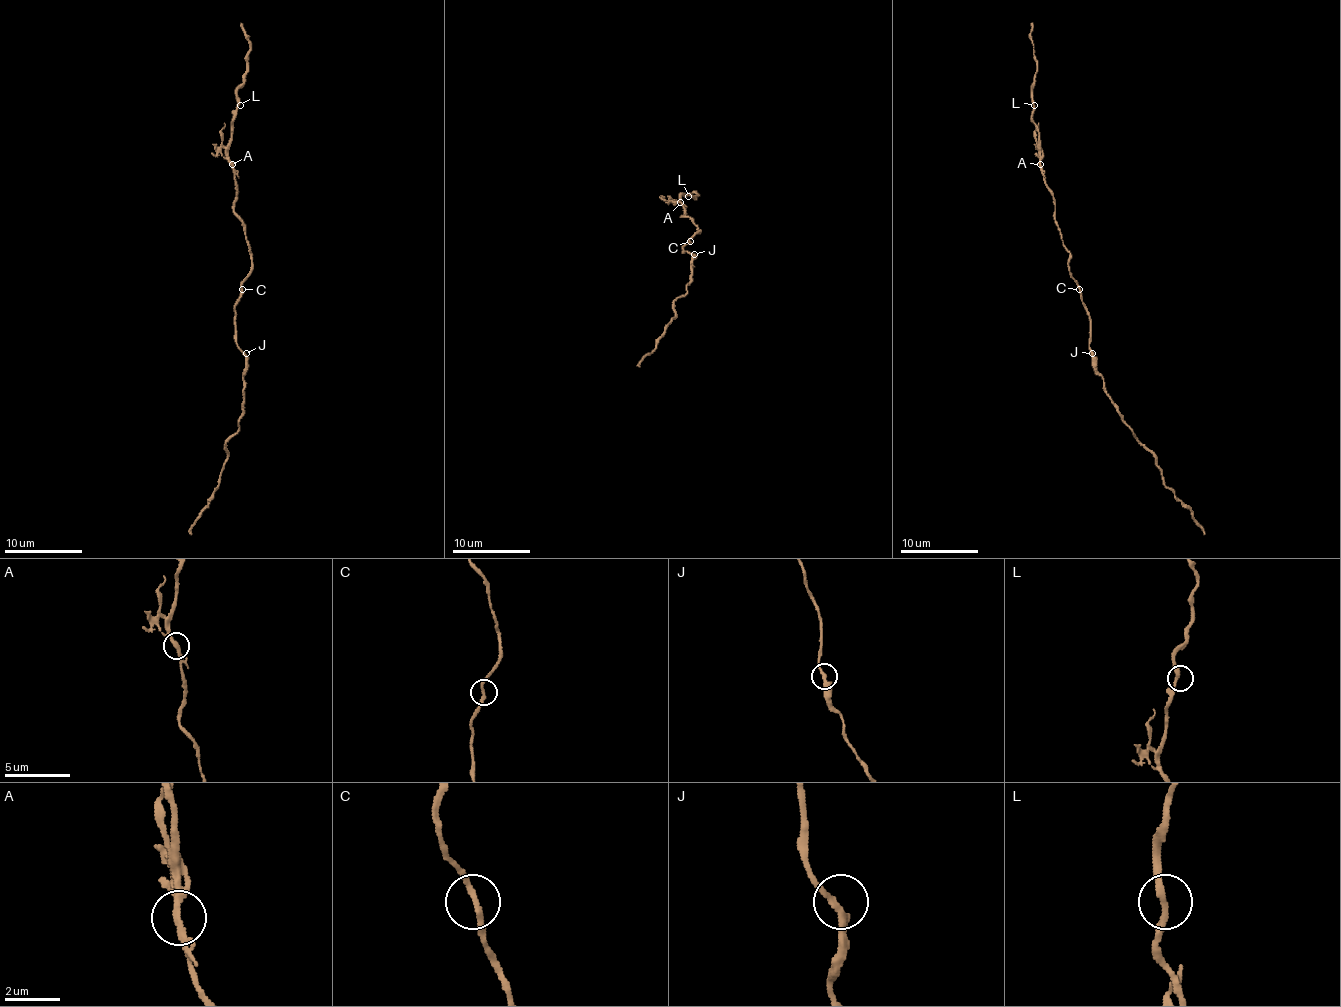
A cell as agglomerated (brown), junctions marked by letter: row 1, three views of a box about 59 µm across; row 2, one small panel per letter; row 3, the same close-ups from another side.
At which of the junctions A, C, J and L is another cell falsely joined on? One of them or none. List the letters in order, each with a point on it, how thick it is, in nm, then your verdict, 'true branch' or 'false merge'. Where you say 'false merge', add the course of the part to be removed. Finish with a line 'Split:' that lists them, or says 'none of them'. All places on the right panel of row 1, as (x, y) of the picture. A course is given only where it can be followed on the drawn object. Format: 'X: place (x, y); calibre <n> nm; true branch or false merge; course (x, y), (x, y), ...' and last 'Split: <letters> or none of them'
A: place (1040, 164); calibre 240 nm; false merge; course (1040, 165), (1042, 147), (1038, 143), (1038, 122)
C: place (1079, 289); calibre 220 nm; true branch
J: place (1092, 353); calibre 280 nm; true branch
L: place (1034, 105); calibre 260 nm; true branch
Split: A

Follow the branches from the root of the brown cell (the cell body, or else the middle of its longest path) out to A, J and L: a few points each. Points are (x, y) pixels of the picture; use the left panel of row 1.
A: (240, 291), (252, 266), (252, 252), (242, 221), (234, 211), (236, 180), (232, 165)
J: (240, 291), (240, 299), (234, 307), (236, 344), (246, 353)
L: (240, 291), (252, 266), (250, 244), (234, 211), (236, 180), (228, 157), (230, 124), (240, 105)

